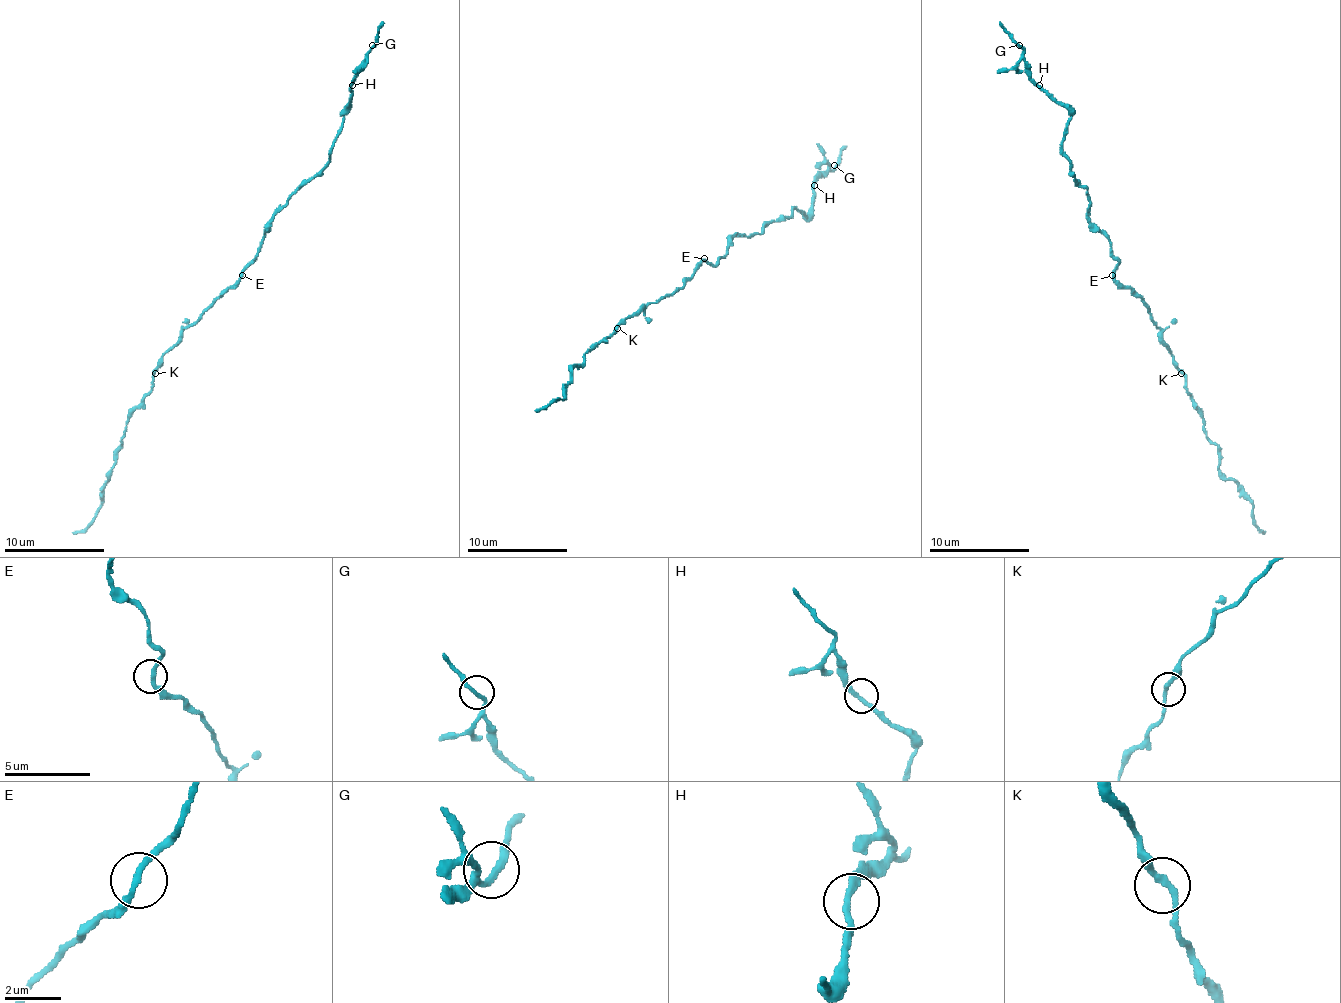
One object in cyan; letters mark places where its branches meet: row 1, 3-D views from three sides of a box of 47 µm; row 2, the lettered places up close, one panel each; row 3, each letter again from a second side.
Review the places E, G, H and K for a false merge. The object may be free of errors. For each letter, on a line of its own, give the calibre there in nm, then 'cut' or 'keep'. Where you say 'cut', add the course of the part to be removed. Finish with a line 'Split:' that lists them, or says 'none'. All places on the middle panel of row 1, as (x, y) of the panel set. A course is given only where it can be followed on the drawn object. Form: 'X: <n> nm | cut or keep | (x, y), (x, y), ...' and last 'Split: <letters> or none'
E: 220 nm | keep
G: 220 nm | keep
H: 240 nm | keep
K: 240 nm | keep
Split: none

